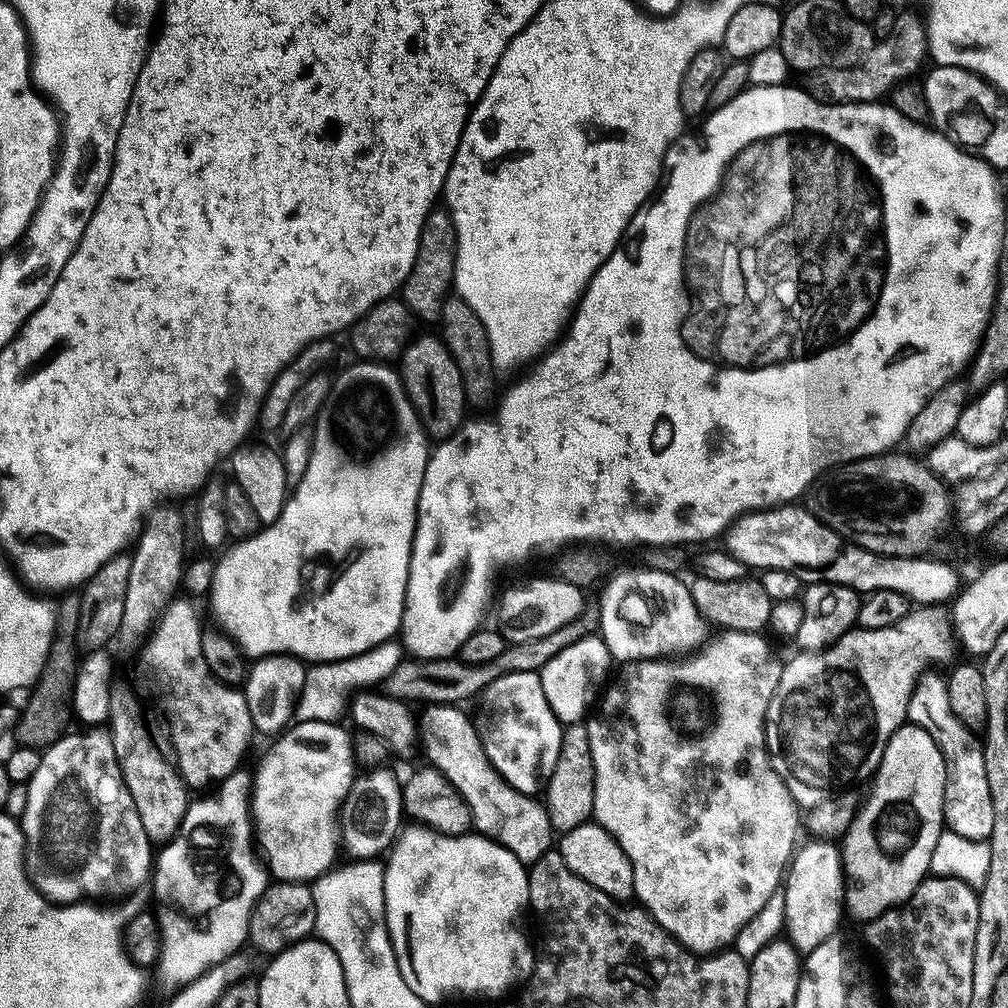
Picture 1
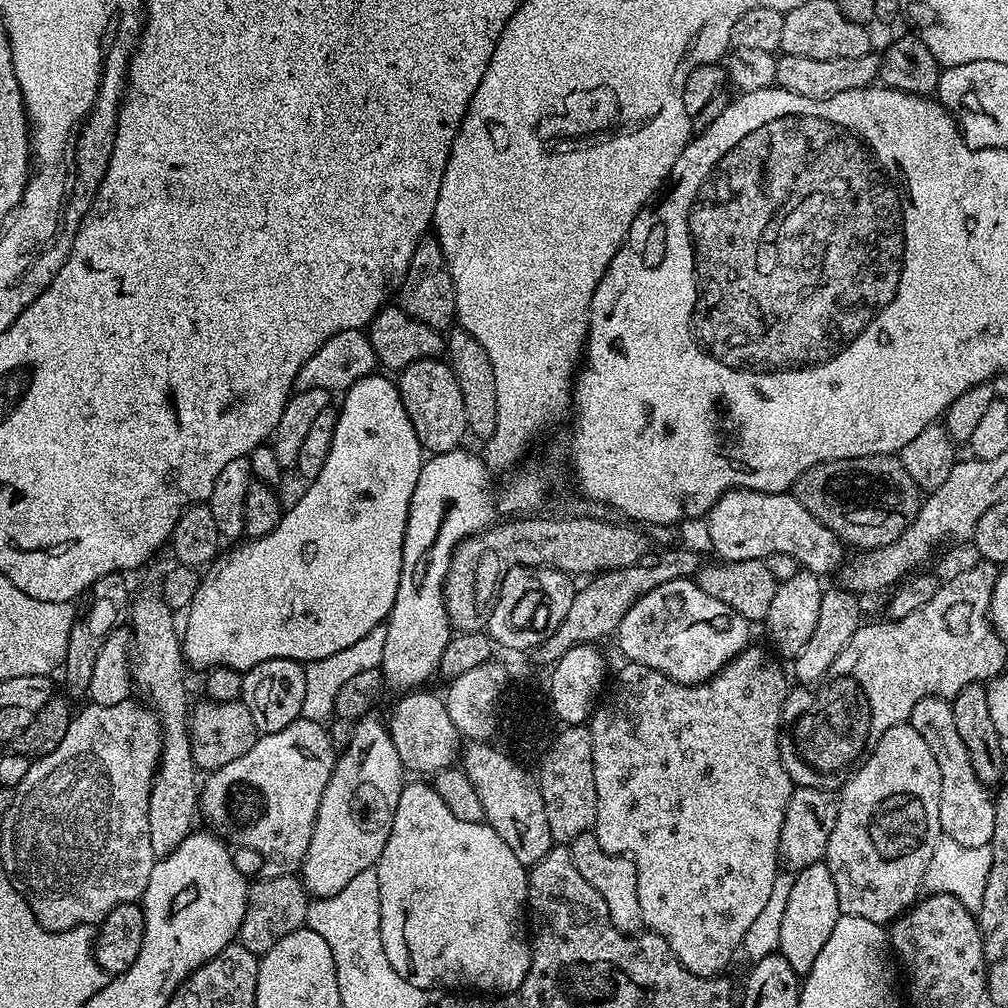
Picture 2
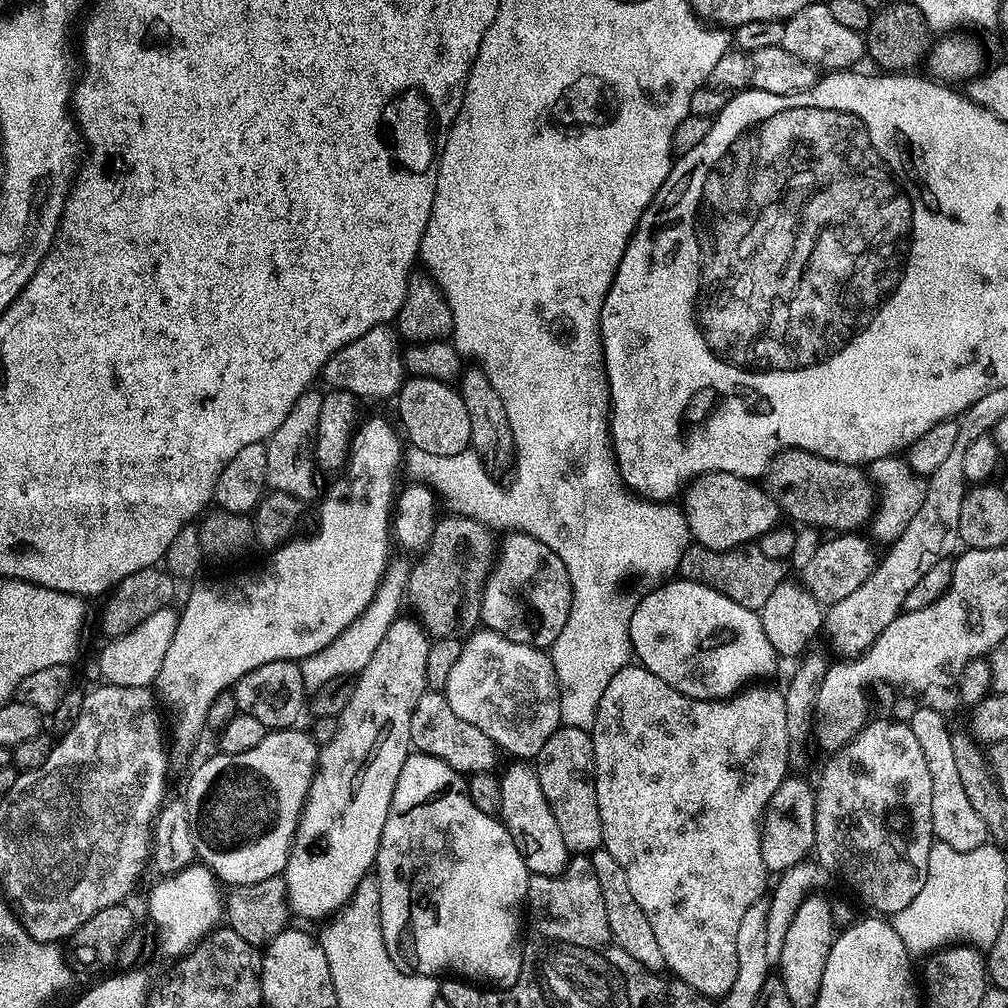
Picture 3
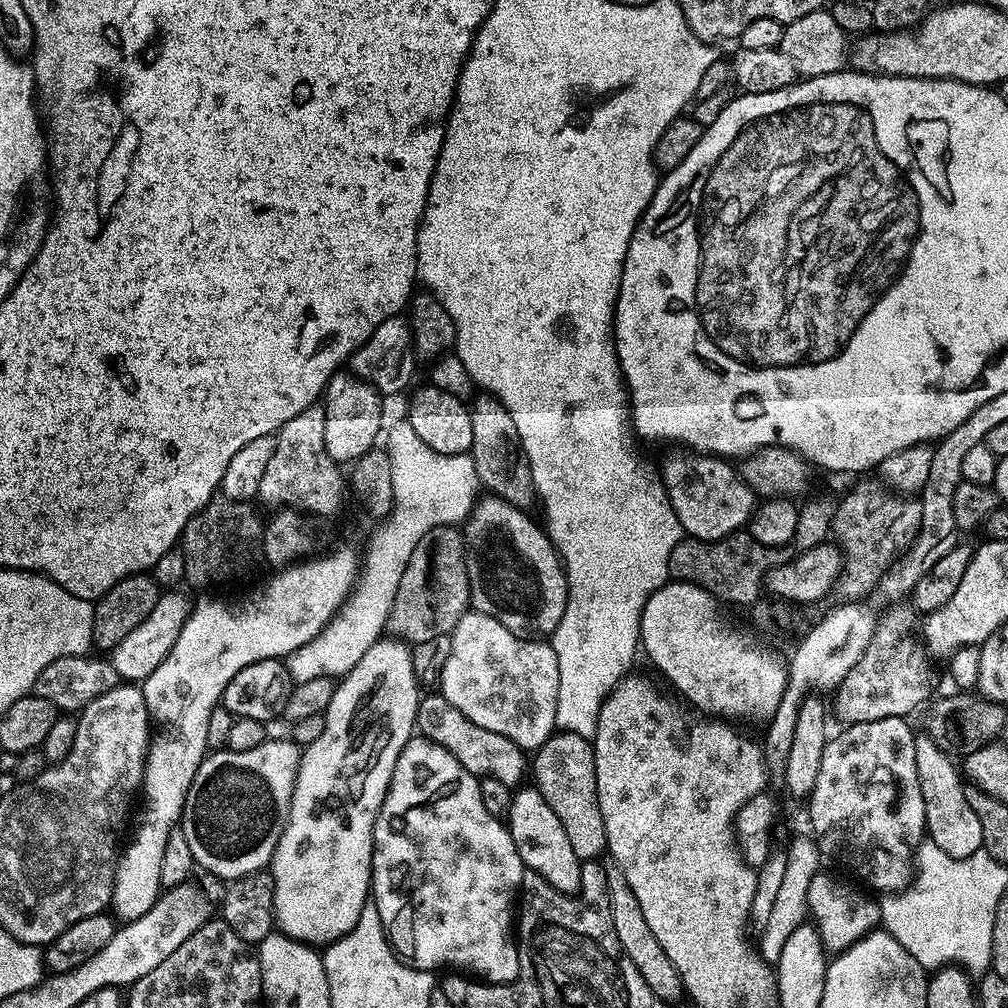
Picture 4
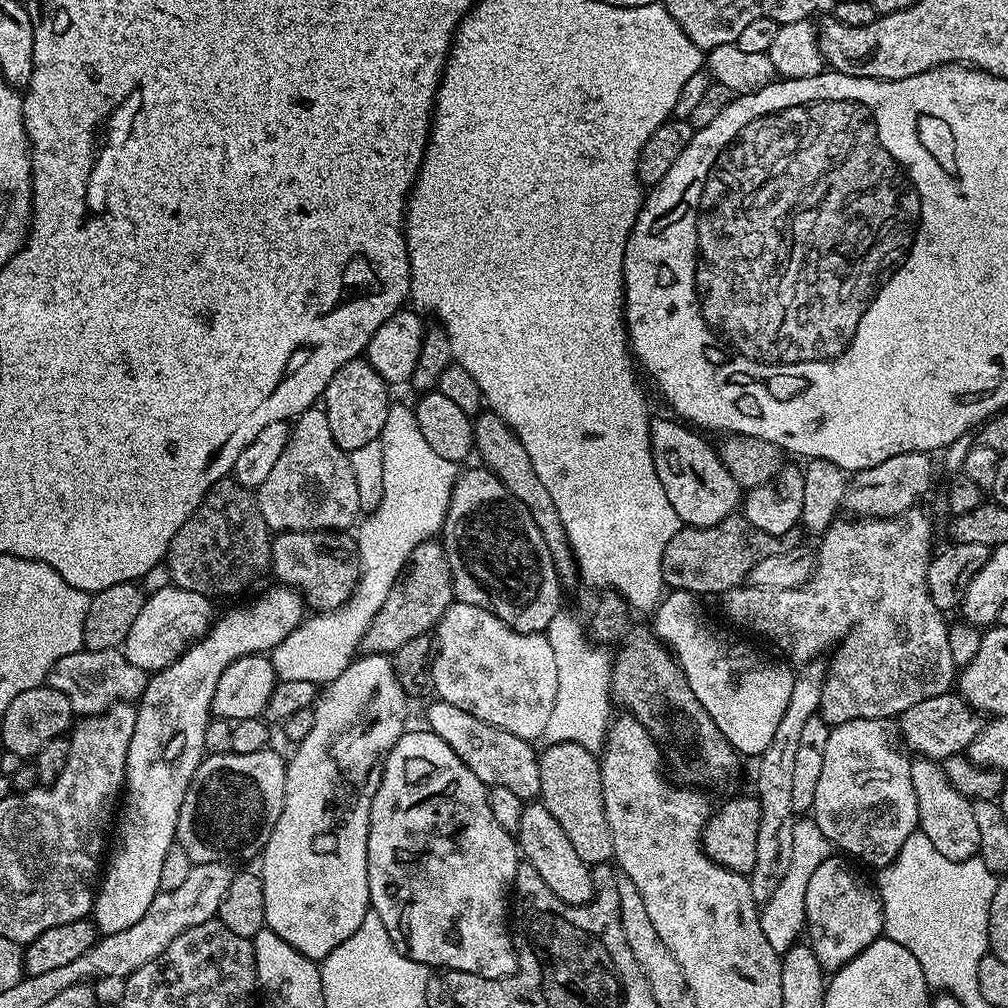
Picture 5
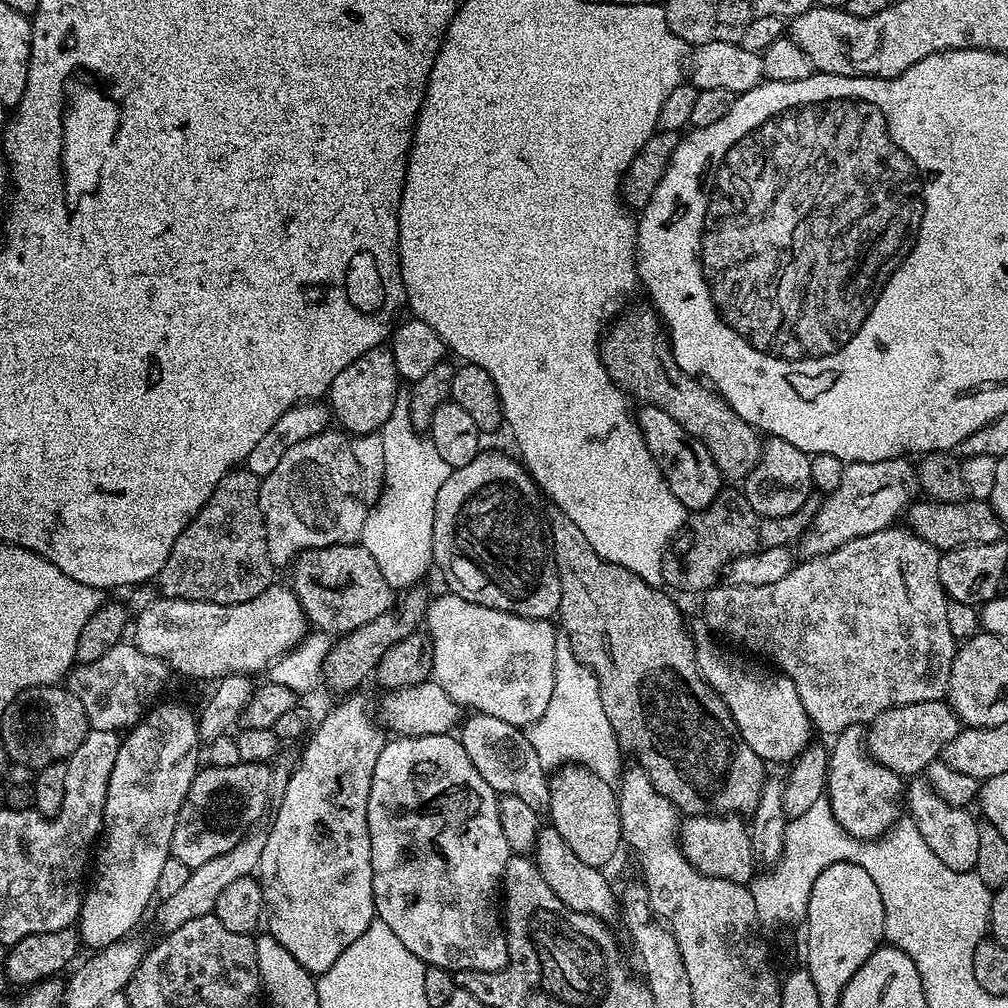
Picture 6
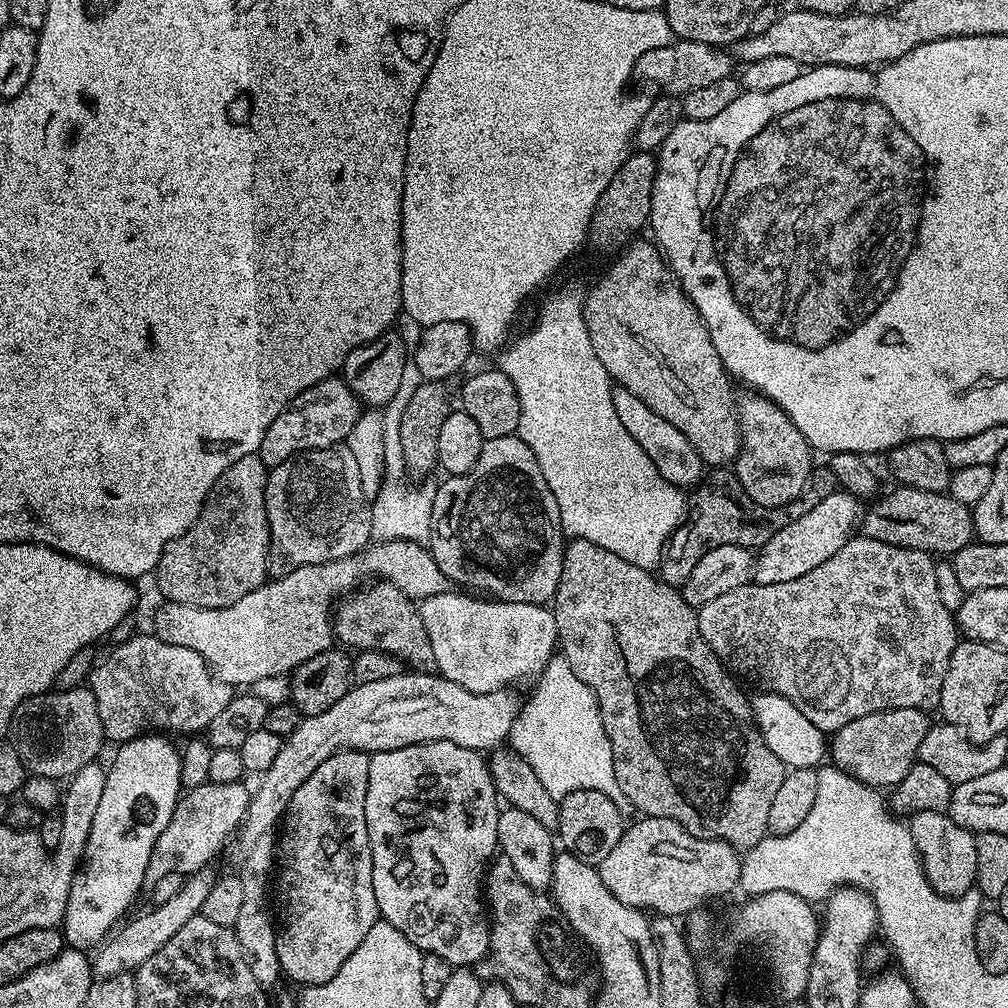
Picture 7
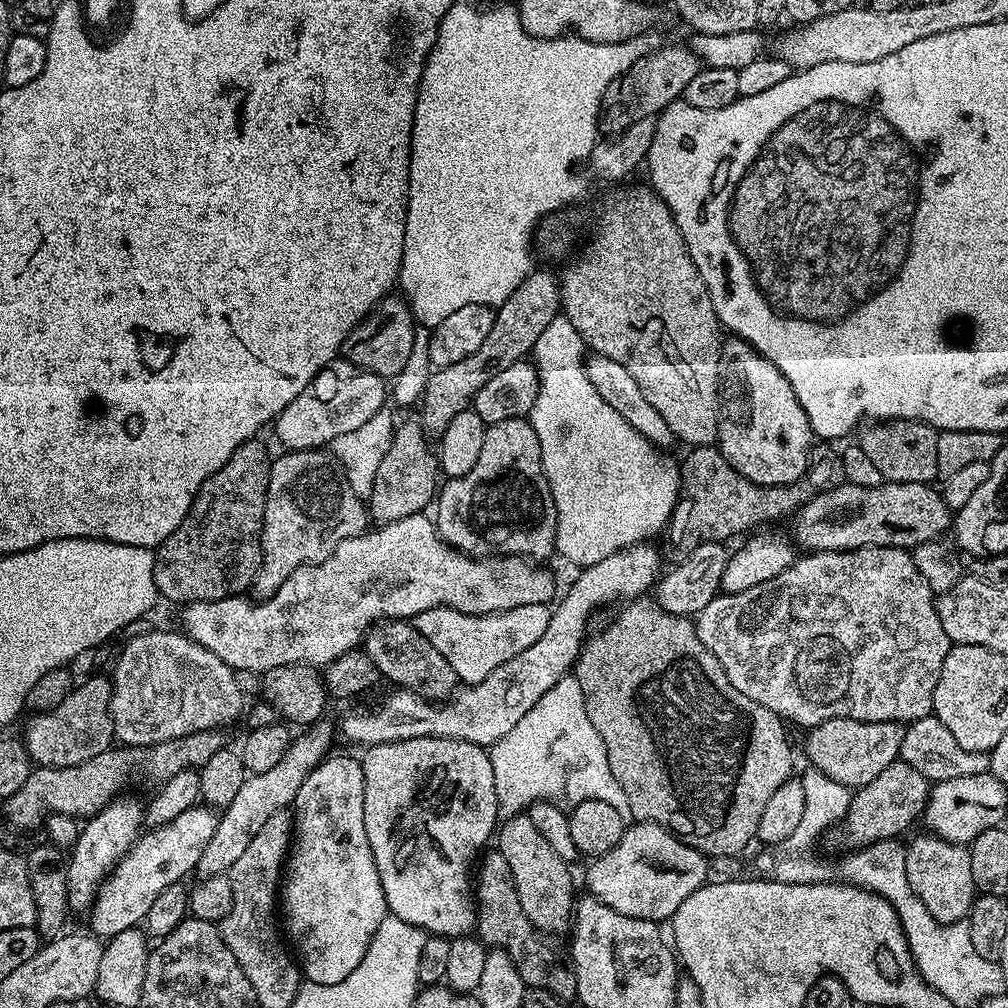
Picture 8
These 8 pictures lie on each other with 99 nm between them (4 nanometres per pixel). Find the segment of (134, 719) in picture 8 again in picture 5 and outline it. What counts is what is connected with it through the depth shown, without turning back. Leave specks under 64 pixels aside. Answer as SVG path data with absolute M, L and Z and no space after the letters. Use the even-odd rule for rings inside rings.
M112 648L93 652L81 650L58 658L48 672L46 684L66 696L77 717L91 718L108 712L115 704L139 701L149 679L149 673L134 666L134 662L124 657L123 651Z

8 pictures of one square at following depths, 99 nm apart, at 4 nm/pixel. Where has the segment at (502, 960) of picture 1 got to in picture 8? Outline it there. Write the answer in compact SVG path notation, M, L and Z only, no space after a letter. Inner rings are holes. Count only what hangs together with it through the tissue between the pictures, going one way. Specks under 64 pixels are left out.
M437 736L373 744L365 752L368 753L362 756L362 778L364 779L366 838L370 838L370 850L374 854L374 862L378 866L378 878L382 882L382 894L384 895L384 901L388 903L388 912L393 916L402 918L402 922L410 922L414 926L423 928L425 933L433 936L467 937L476 927L474 861L485 851L486 845L484 843L493 839L500 816L498 794L494 786L494 766L490 762L488 752L478 744L471 744L465 740L438 738Z

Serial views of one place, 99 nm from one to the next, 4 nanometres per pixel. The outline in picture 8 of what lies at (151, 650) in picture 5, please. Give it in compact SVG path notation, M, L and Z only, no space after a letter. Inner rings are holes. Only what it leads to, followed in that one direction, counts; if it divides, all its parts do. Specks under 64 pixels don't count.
M421 514L402 518L393 524L365 530L354 538L346 538L346 542L342 542L330 558L317 564L301 564L294 574L290 574L290 578L286 578L286 582L282 582L282 586L278 586L269 600L253 602L238 595L214 602L185 604L181 611L184 613L180 616L184 623L183 635L218 654L218 658L235 671L263 674L274 666L287 664L329 664L334 658L359 649L372 625L385 620L408 620L422 614L422 610L453 608L462 610L462 614L489 616L495 612L514 610L518 606L553 603L557 595L556 580L551 570L544 568L548 566L537 566L522 556L467 556L442 540L435 523L426 517Z

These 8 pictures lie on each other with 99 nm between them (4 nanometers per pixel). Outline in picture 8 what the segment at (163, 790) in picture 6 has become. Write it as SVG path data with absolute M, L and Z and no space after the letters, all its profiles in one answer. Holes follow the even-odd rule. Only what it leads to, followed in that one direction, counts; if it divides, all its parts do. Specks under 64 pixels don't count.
M129 794L111 800L96 816L87 817L88 824L79 829L77 842L70 849L68 870L68 907L73 913L87 913L96 901L96 891L119 864L120 859L132 848L146 824L146 808Z

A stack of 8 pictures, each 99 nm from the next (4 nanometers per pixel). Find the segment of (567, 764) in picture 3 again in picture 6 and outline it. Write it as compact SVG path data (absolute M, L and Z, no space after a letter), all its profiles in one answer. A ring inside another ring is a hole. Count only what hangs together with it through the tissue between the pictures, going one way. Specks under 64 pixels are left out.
M578 764L561 766L551 773L550 802L546 809L551 827L562 834L566 846L586 862L586 866L607 869L607 864L622 848L622 828L620 826L620 802L618 792L613 785L602 782L598 774Z

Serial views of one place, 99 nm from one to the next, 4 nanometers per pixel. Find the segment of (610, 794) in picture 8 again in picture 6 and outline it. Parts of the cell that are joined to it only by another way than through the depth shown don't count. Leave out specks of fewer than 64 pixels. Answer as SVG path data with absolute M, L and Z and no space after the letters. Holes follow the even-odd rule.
M563 634L557 635L554 650L554 694L550 694L546 714L542 714L542 718L538 718L538 722L527 729L527 734L530 746L534 746L534 754L538 754L538 762L542 762L549 770L578 764L581 768L588 768L598 774L602 782L610 785L615 785L622 775L622 749L610 726L610 718L606 718L606 710L602 710L602 694L596 676L585 664L578 662L578 658L570 650L567 636Z

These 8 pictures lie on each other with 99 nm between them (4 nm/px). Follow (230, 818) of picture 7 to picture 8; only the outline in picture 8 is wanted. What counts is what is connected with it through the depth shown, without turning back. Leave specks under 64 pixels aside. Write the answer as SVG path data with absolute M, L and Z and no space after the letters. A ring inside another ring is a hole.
M197 806L178 814L174 822L145 831L96 891L96 901L86 916L89 926L93 928L89 929L97 937L107 938L122 934L122 930L143 925L150 914L150 905L158 899L158 894L162 894L166 886L181 883L185 879L183 876L196 872L202 850L206 850L206 842L210 842L214 835L217 819L213 809Z

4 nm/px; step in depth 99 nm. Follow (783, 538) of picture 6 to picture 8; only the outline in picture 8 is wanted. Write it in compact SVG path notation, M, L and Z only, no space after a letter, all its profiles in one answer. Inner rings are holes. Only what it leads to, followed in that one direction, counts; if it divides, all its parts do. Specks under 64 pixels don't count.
M820 442L812 449L808 471L798 482L785 484L783 488L763 488L761 484L750 482L742 474L738 474L728 465L726 458L721 454L716 446L696 446L685 460L679 461L680 466L680 497L676 499L676 505L672 511L672 518L668 521L666 537L668 536L668 556L669 561L679 562L687 560L698 546L713 542L728 542L731 536L740 536L743 532L748 532L751 528L756 528L759 524L768 524L771 520L780 520L783 516L791 517L810 498L822 494L831 488L837 488L845 483L843 462L834 450L827 443Z

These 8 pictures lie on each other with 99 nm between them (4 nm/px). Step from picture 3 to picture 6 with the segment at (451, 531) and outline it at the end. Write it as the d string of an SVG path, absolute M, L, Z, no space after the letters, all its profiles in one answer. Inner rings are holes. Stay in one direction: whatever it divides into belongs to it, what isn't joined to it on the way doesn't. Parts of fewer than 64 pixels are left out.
M413 586L403 593L404 601L399 601L398 607L386 614L382 614L374 622L366 622L366 626L358 626L354 631L341 635L340 640L331 645L328 656L324 659L322 671L322 684L332 692L339 694L353 693L364 679L375 673L376 666L382 654L390 650L396 642L402 642L402 638L411 636L425 623L428 614L430 596L423 592L422 587Z

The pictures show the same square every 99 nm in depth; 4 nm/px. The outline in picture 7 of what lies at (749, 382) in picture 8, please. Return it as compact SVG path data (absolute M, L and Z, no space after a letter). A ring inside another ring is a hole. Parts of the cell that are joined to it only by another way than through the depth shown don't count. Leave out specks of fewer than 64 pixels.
M759 394L740 396L736 406L736 420L740 423L740 452L734 461L738 482L765 508L782 508L796 500L812 475L814 449L804 435L790 422L778 405Z

